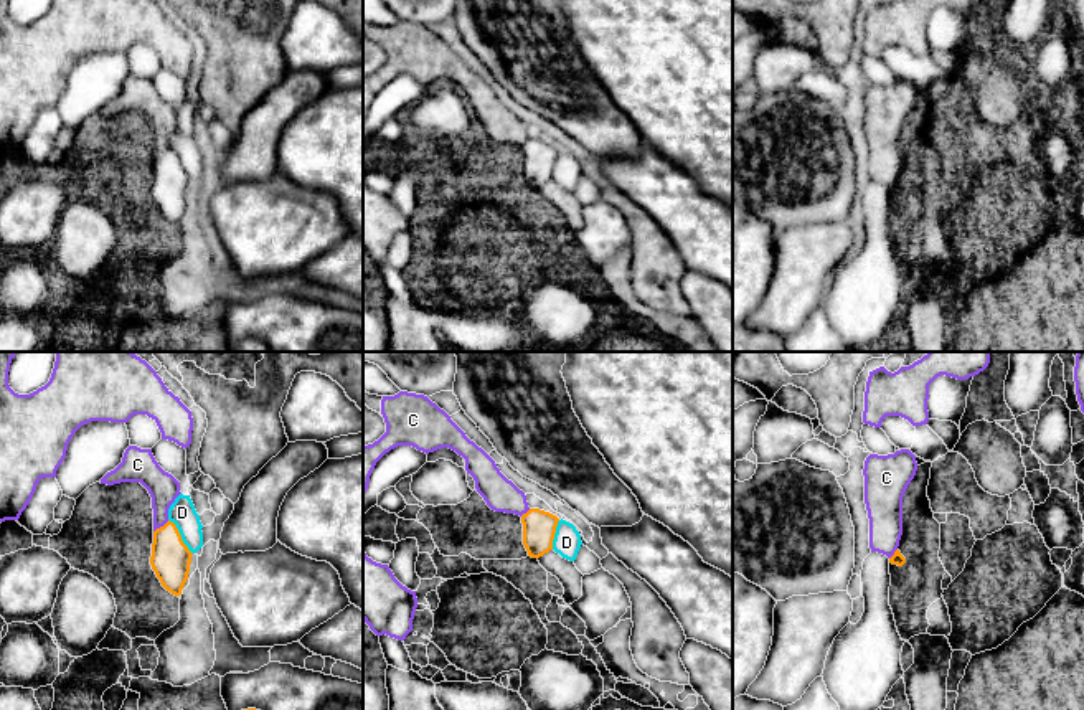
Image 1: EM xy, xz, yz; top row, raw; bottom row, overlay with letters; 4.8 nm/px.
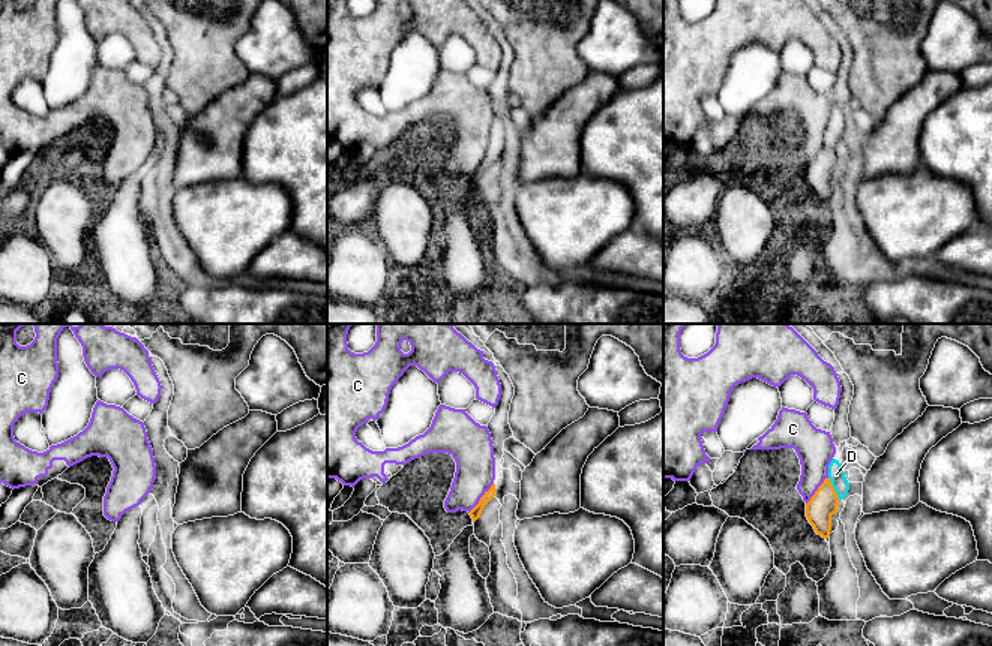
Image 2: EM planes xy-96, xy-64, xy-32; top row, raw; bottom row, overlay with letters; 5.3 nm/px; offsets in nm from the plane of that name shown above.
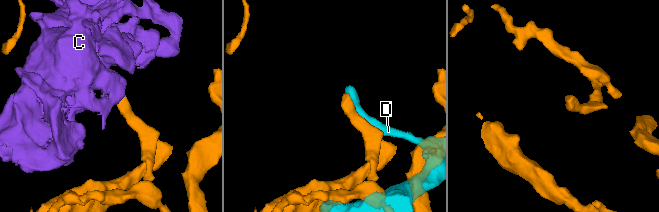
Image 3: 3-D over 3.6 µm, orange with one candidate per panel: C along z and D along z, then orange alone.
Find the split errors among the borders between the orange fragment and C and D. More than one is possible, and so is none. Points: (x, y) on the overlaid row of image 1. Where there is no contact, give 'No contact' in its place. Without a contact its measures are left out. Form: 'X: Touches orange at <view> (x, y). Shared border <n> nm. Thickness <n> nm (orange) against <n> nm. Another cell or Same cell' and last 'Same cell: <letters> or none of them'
C: Touches orange at xy (160, 527). Shared border 100 nm. Thickness 190 nm (orange) against 150 nm. Another cell
D: Touches orange at xy (180, 537). Shared border 200 nm. Thickness 190 nm (orange) against 130 nm. Another cell
Same cell: none of them

